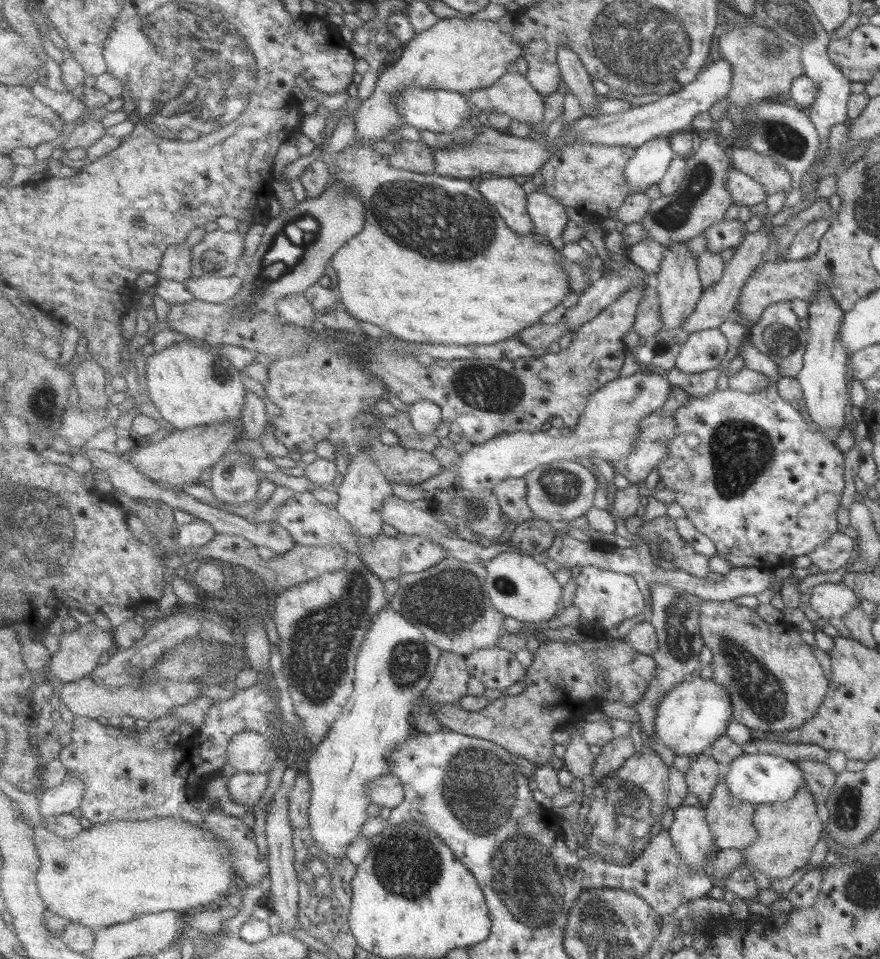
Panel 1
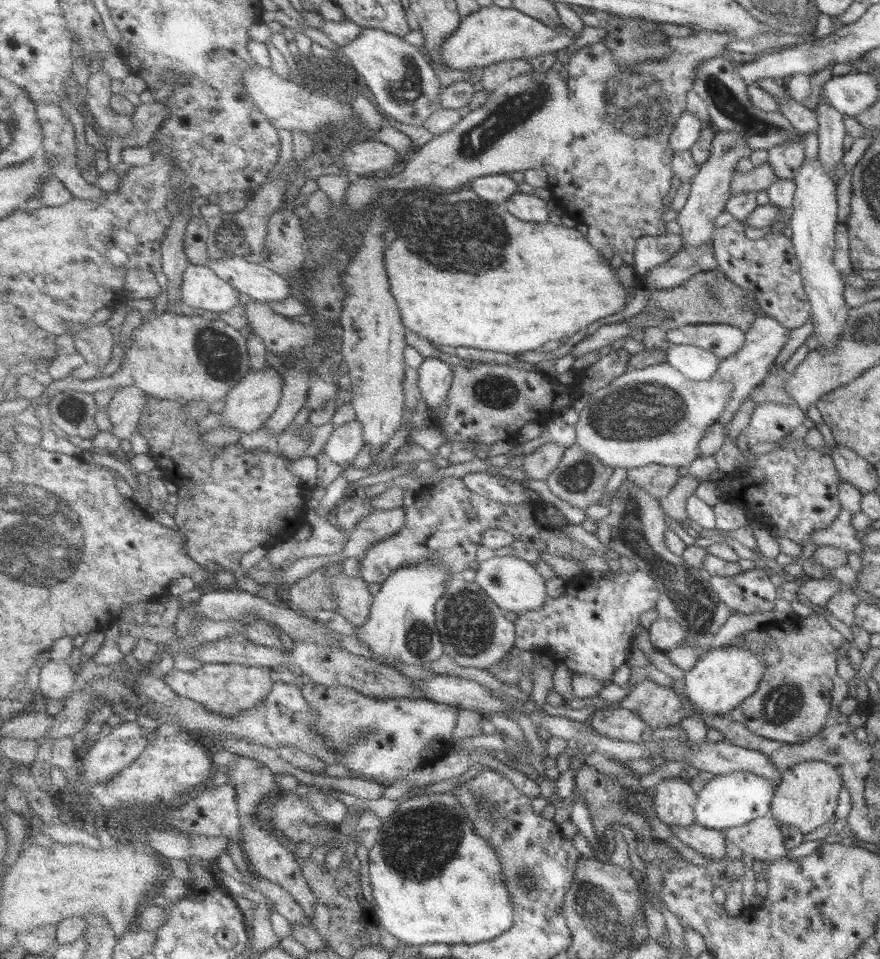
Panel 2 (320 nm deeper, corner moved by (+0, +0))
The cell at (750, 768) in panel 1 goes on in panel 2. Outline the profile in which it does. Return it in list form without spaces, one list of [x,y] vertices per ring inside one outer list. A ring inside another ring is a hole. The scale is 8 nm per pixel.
[[[739,770],[730,774],[716,775],[700,794],[697,804],[697,822],[724,831],[742,826],[751,820],[771,816],[771,803],[775,795],[773,783],[761,774]]]

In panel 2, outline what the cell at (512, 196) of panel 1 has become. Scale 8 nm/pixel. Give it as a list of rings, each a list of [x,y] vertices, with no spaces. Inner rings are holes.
[[[507,174],[488,175],[475,179],[473,190],[485,200],[492,203],[498,203],[501,206],[518,194],[518,182],[510,178]]]

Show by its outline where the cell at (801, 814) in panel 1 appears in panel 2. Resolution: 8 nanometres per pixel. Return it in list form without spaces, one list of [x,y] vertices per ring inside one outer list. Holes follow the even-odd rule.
[[[804,761],[781,772],[781,781],[771,805],[771,816],[778,824],[784,823],[798,828],[806,835],[828,822],[838,804],[838,795],[843,784],[834,767],[824,761]]]

